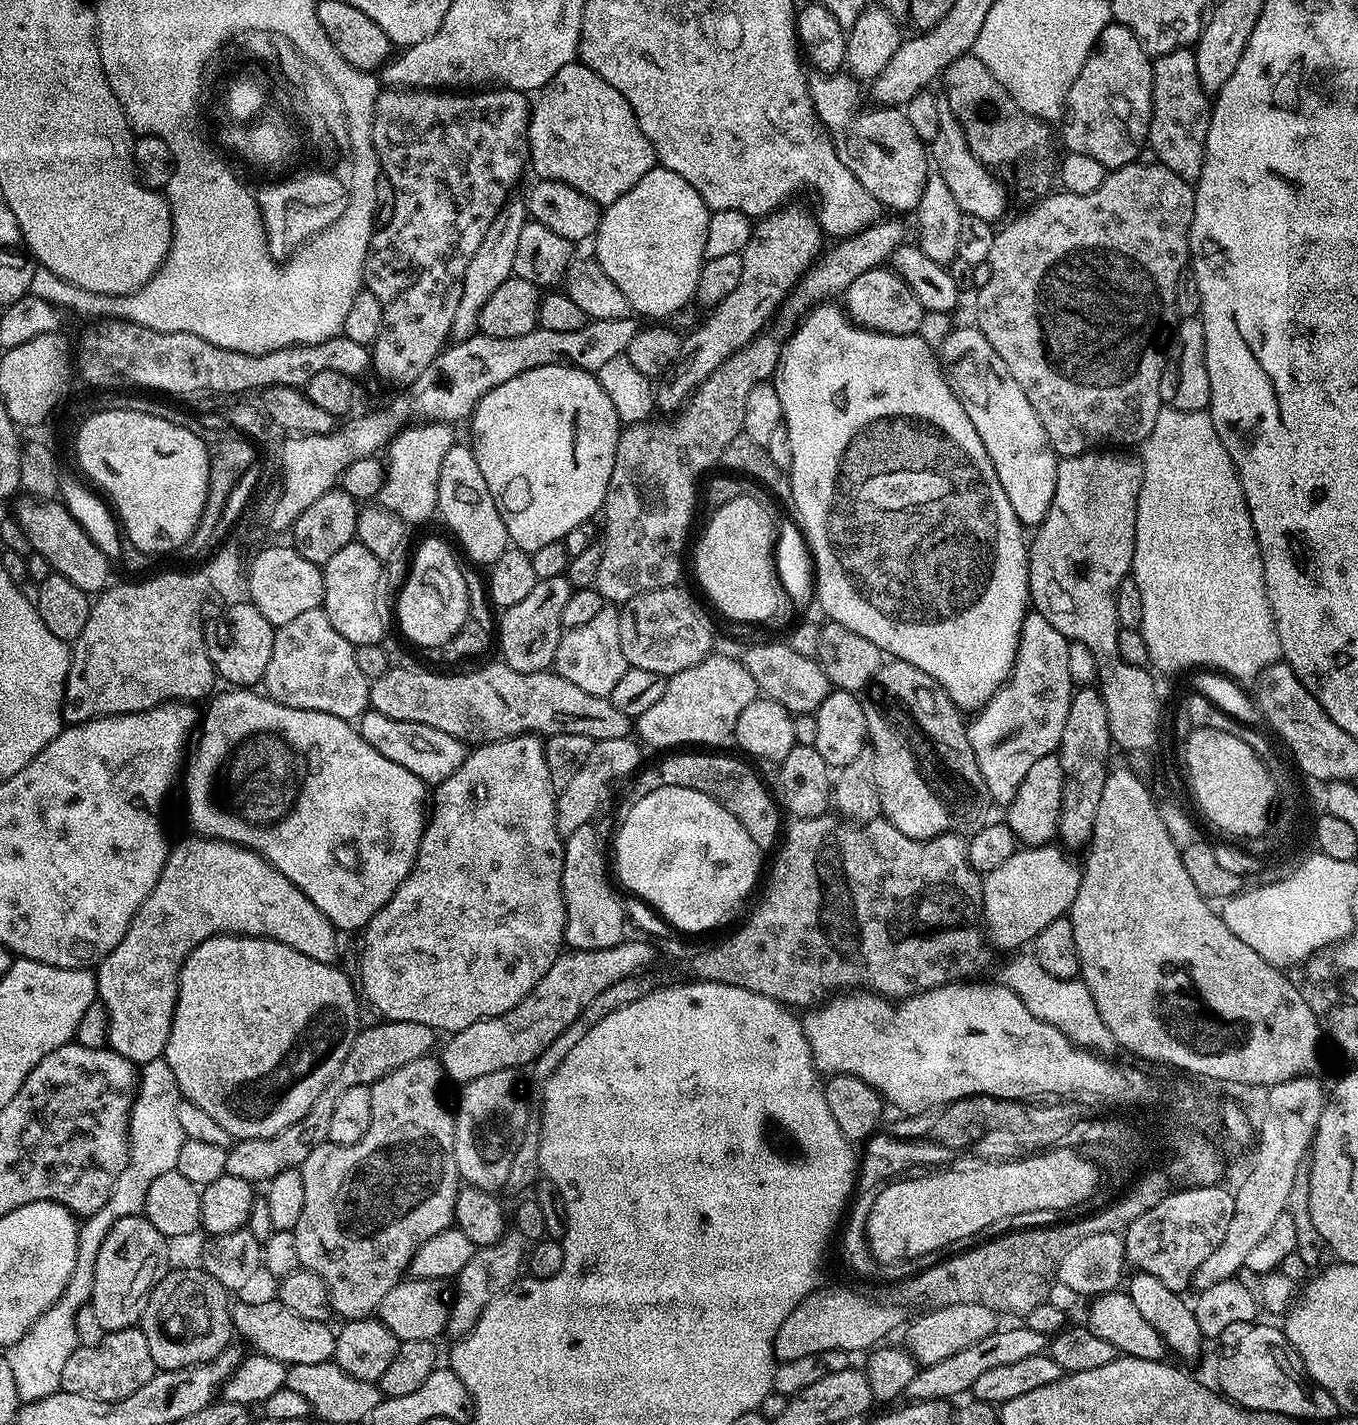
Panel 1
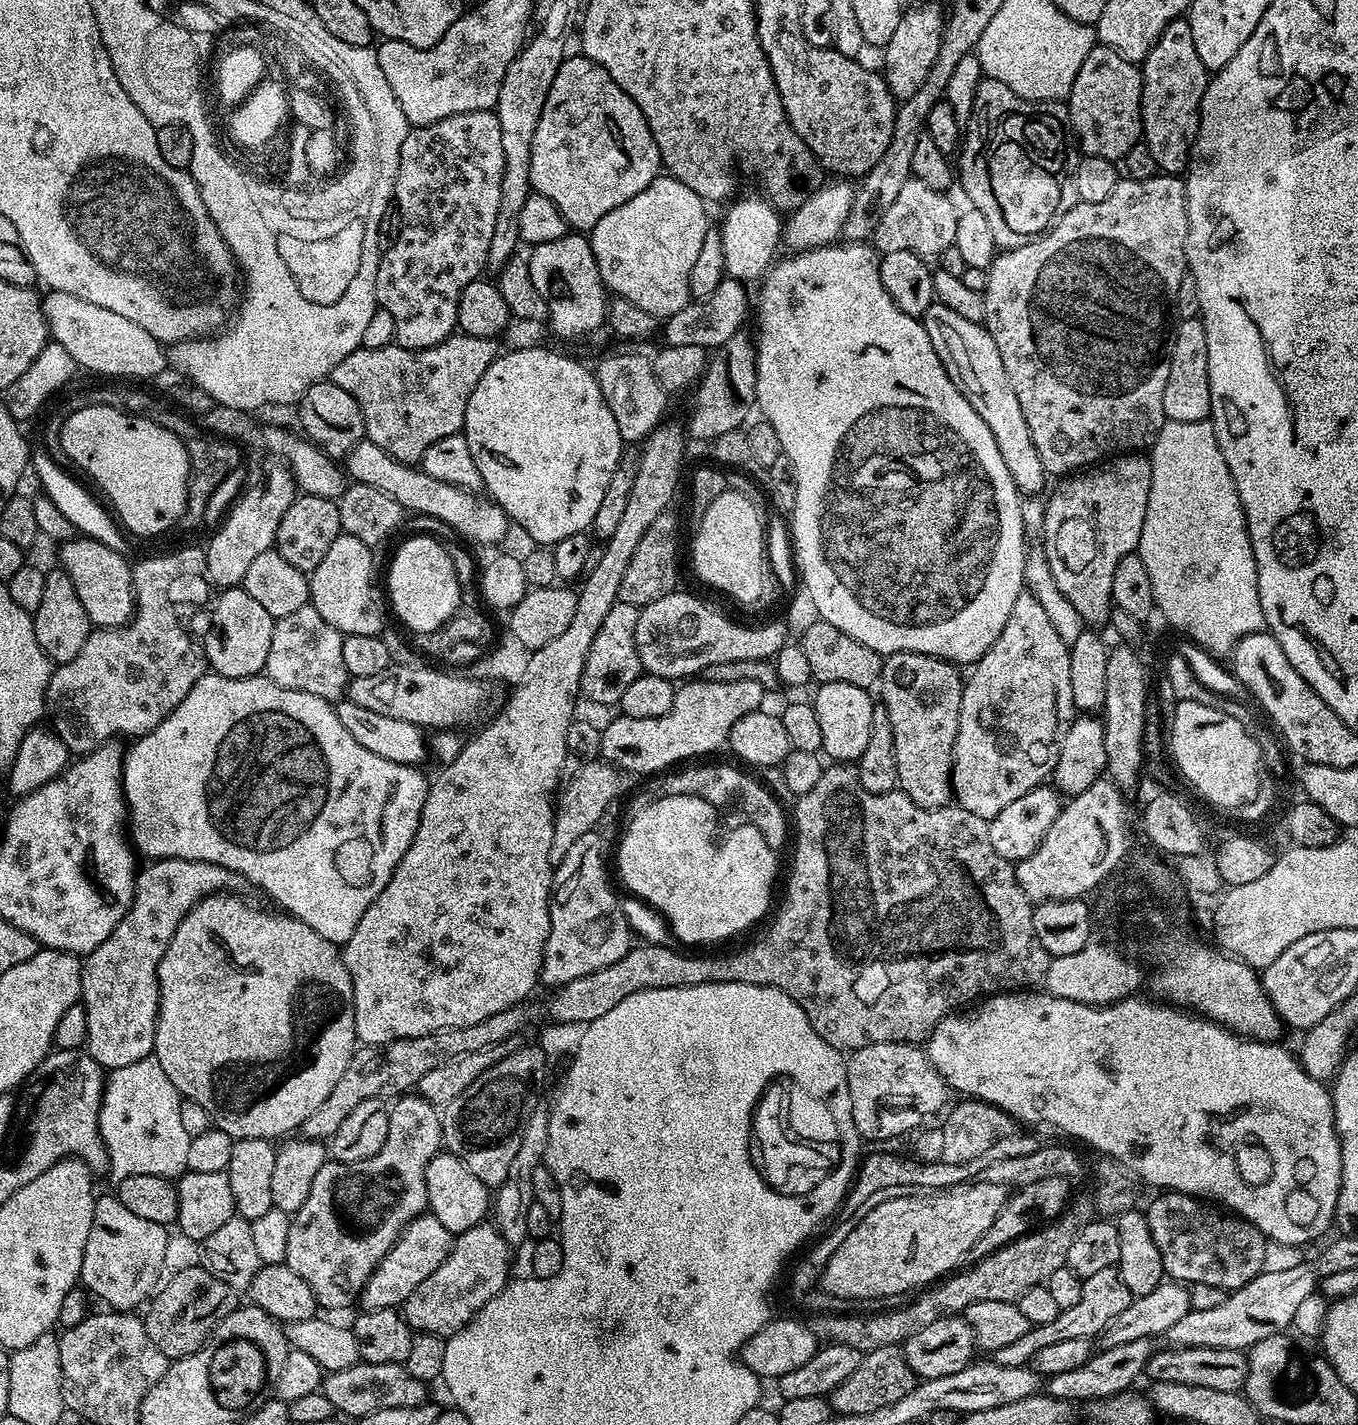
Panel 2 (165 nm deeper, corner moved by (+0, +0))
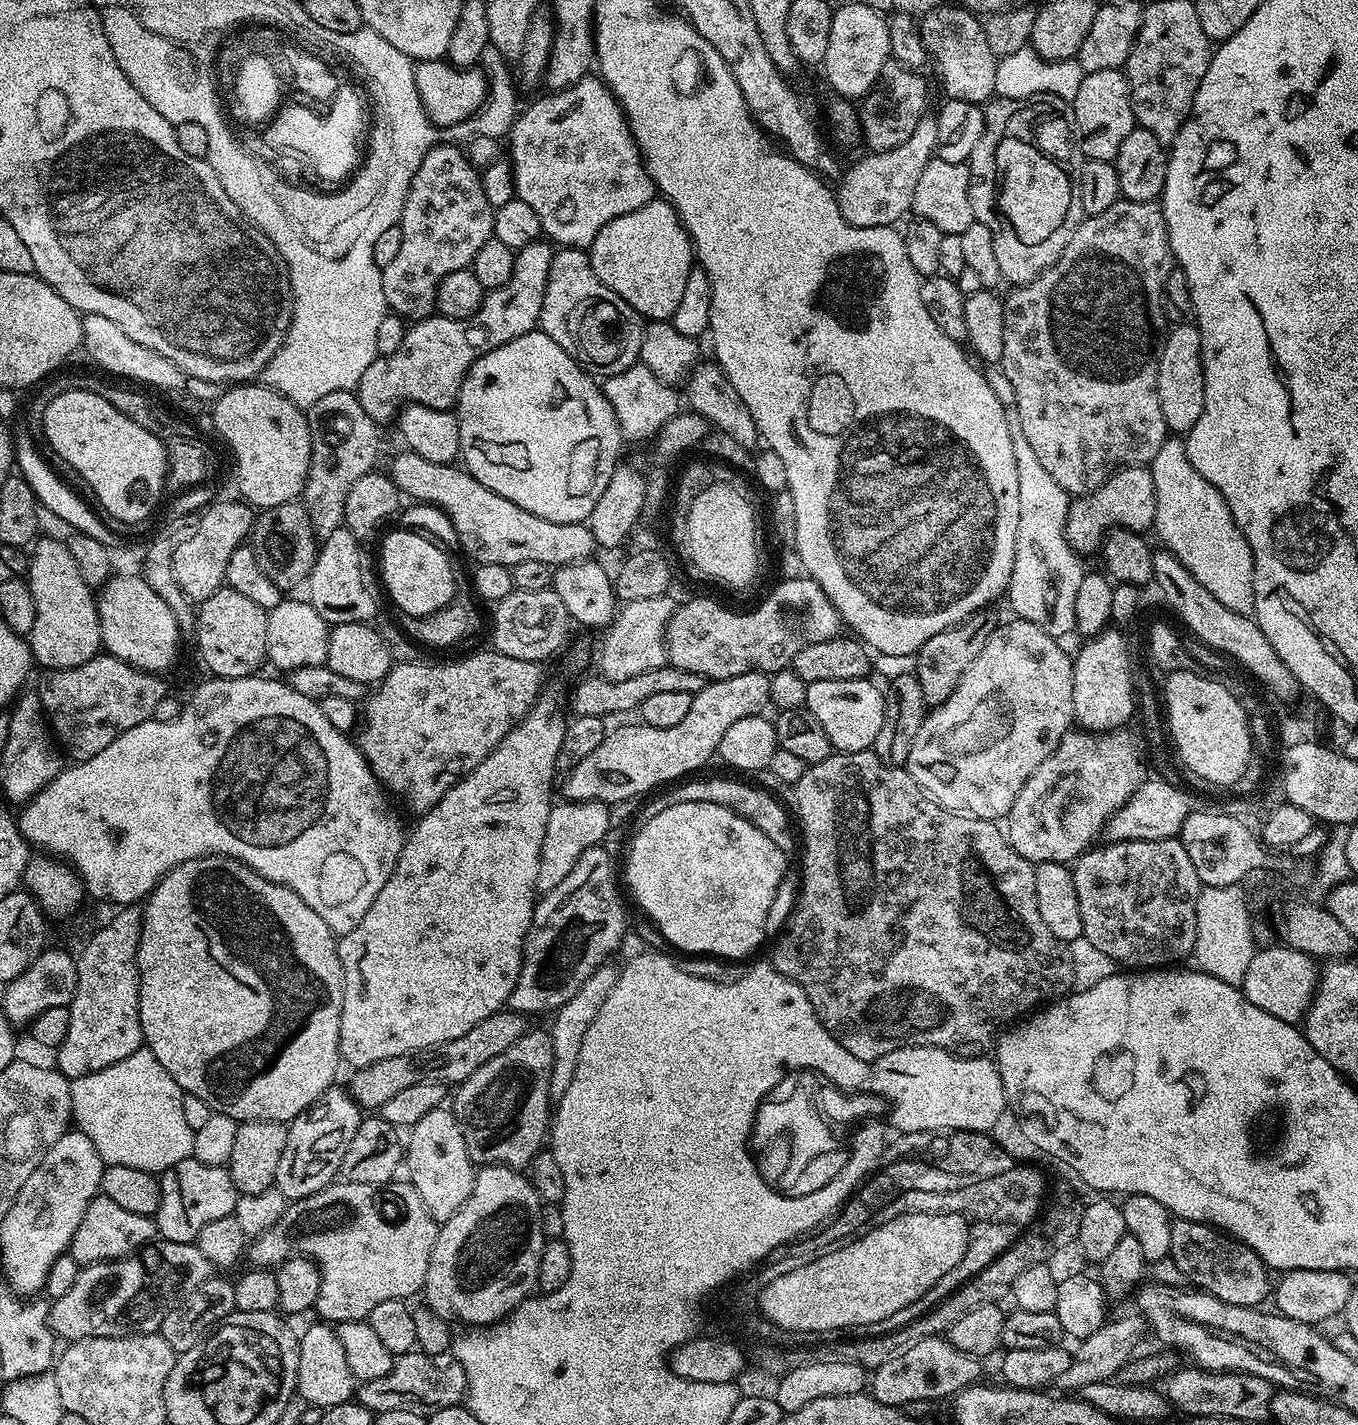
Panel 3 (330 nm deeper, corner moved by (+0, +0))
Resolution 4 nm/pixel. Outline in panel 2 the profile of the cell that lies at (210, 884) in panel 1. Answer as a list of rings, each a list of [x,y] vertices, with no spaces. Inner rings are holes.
[[[169,858],[154,860],[144,865],[136,873],[136,893],[128,913],[114,926],[114,934],[102,942],[93,952],[83,957],[80,969],[80,1000],[86,1010],[86,1028],[88,1030],[87,1052],[94,1057],[100,1067],[105,1070],[130,1066],[130,1062],[138,1062],[142,1058],[153,1055],[156,1019],[160,1005],[158,990],[158,962],[162,962],[162,954],[166,954],[166,946],[170,946],[170,938],[174,938],[174,930],[186,918],[186,914],[202,898],[212,896],[216,892],[236,890],[242,884],[242,877],[237,872],[226,870],[210,862]]]

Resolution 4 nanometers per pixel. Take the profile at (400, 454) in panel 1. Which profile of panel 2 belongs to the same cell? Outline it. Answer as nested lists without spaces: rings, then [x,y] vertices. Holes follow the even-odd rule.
[[[453,334],[438,342],[438,346],[429,348],[401,348],[395,342],[381,348],[361,346],[346,354],[346,358],[334,366],[330,379],[358,402],[364,415],[367,439],[378,442],[386,454],[401,460],[403,464],[416,466],[423,461],[426,450],[438,442],[438,438],[457,435],[463,429],[466,402],[470,402],[470,394],[474,394],[478,378],[482,378],[482,374],[486,374],[486,370],[496,360],[496,343],[493,337],[474,338]]]

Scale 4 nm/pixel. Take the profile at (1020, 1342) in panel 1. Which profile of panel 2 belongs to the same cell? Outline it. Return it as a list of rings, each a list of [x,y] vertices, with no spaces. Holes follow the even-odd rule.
[[[1107,1268],[1101,1270],[1099,1274],[1090,1274],[1083,1277],[1084,1285],[1082,1286],[1082,1298],[1078,1298],[1078,1303],[1069,1308],[1060,1309],[1058,1318],[1054,1322],[1037,1324],[1022,1338],[1015,1342],[1010,1342],[1007,1346],[1002,1346],[1002,1350],[994,1353],[994,1360],[1002,1366],[1028,1366],[1031,1365],[1034,1354],[1046,1346],[1055,1346],[1058,1342],[1067,1342],[1069,1338],[1086,1338],[1092,1340],[1099,1337],[1104,1329],[1130,1306],[1134,1299],[1132,1292],[1126,1288],[1126,1282],[1122,1282],[1119,1271],[1116,1268]]]

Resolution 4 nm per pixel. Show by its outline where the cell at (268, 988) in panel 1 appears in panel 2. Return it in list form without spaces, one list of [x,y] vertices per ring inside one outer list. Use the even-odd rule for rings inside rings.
[[[225,890],[202,898],[188,911],[186,918],[182,918],[178,930],[174,930],[174,938],[170,938],[170,946],[166,946],[166,954],[162,954],[162,962],[158,962],[160,1005],[158,1006],[156,1033],[154,1034],[152,1051],[158,1063],[162,1066],[162,1070],[166,1070],[166,1078],[170,1078],[170,1082],[174,1082],[174,1086],[179,1090],[181,1097],[198,1102],[198,1106],[203,1106],[206,1114],[210,1114],[213,1125],[221,1128],[226,1134],[230,1134],[233,1141],[245,1140],[246,1138],[262,1138],[263,1140],[275,1141],[277,1139],[276,1136],[284,1138],[299,1130],[302,1122],[306,1122],[306,1118],[310,1118],[310,1114],[314,1114],[314,1110],[318,1110],[318,1106],[322,1106],[322,1101],[330,1095],[330,1090],[334,1090],[334,1085],[338,1083],[338,1078],[342,1078],[342,1073],[346,1071],[346,1066],[350,1066],[350,1058],[356,1053],[358,1047],[356,1031],[354,1030],[354,986],[352,985],[350,974],[344,965],[341,949],[337,945],[326,942],[326,938],[322,938],[322,934],[310,930],[310,926],[306,926],[306,922],[296,919],[295,916],[287,915],[280,910],[276,910],[276,913],[271,916],[270,913],[263,912],[262,909],[255,908],[252,904],[247,904],[242,897],[236,895],[240,894],[233,894],[231,891]]]

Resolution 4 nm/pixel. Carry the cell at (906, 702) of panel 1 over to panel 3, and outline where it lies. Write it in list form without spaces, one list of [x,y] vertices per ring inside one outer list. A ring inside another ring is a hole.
[[[981,610],[967,616],[956,627],[934,634],[934,638],[926,641],[919,652],[915,653],[914,675],[922,686],[922,694],[929,705],[942,703],[954,690],[954,686],[958,686],[962,674],[970,666],[970,662],[974,662],[974,658],[982,654],[982,646],[986,646],[990,634],[997,626],[998,619],[996,620],[992,610]]]

